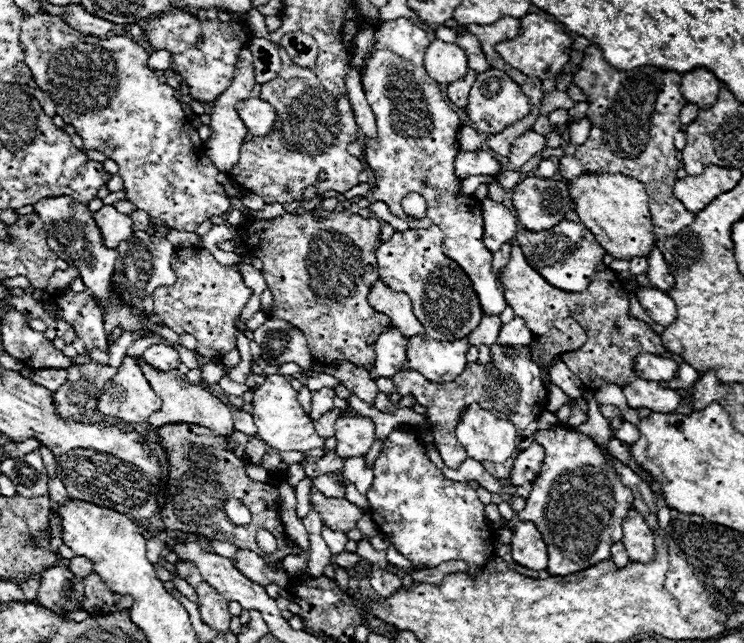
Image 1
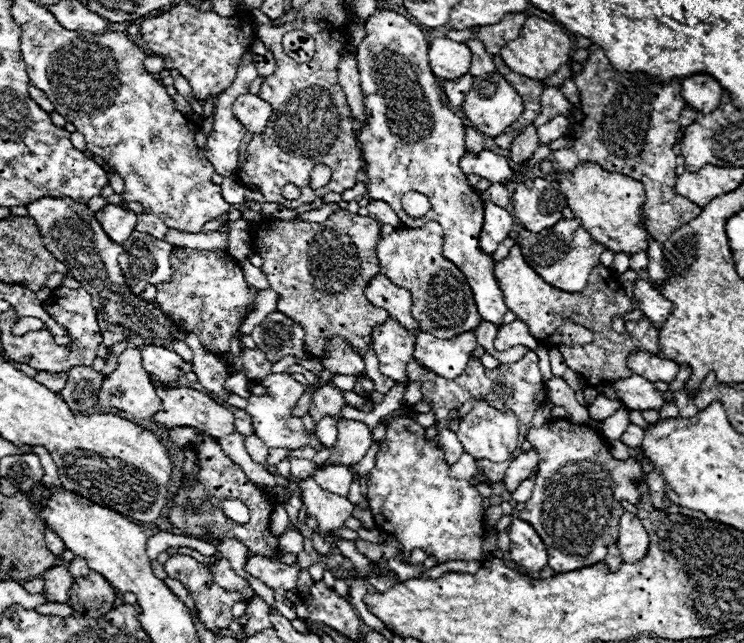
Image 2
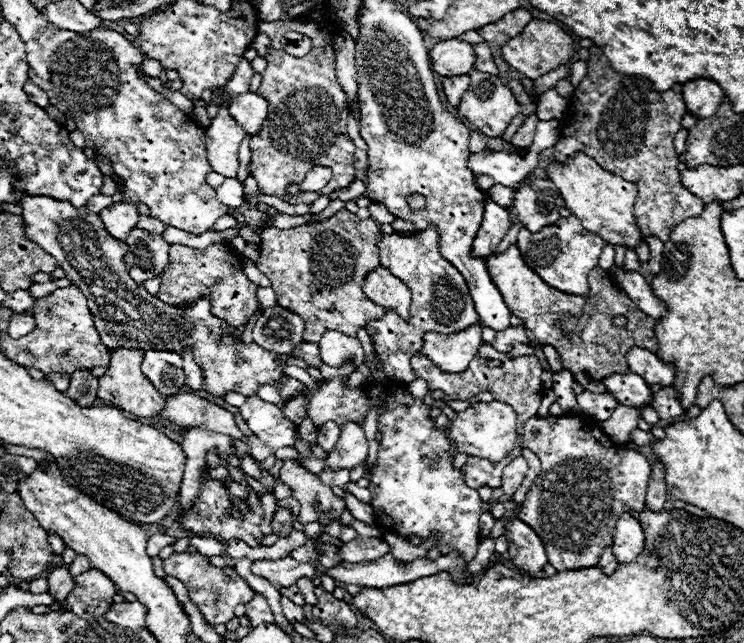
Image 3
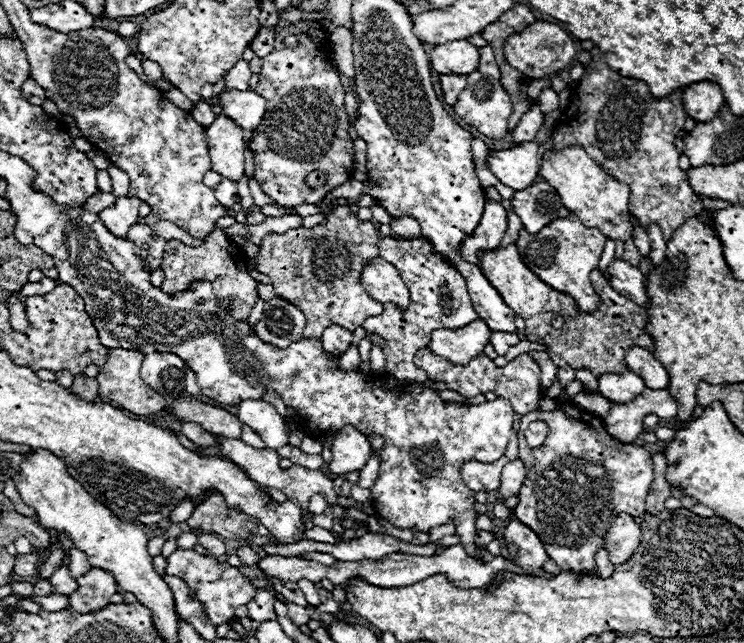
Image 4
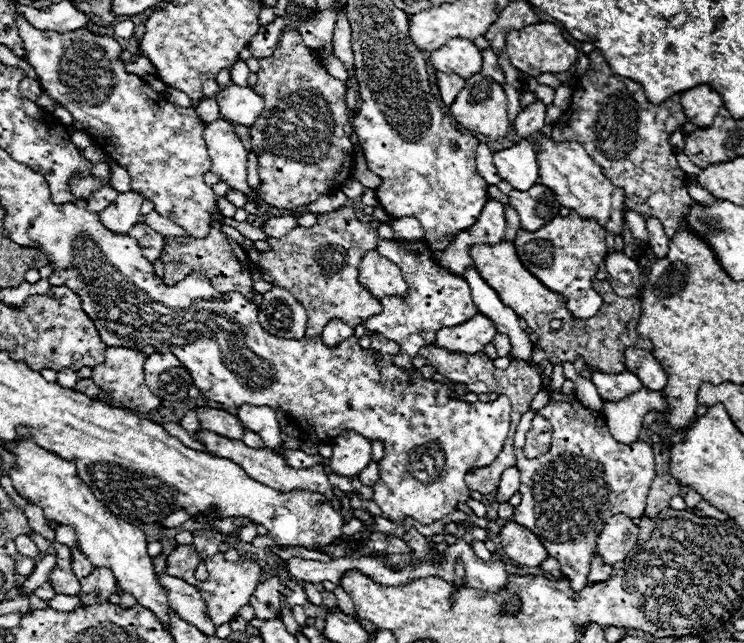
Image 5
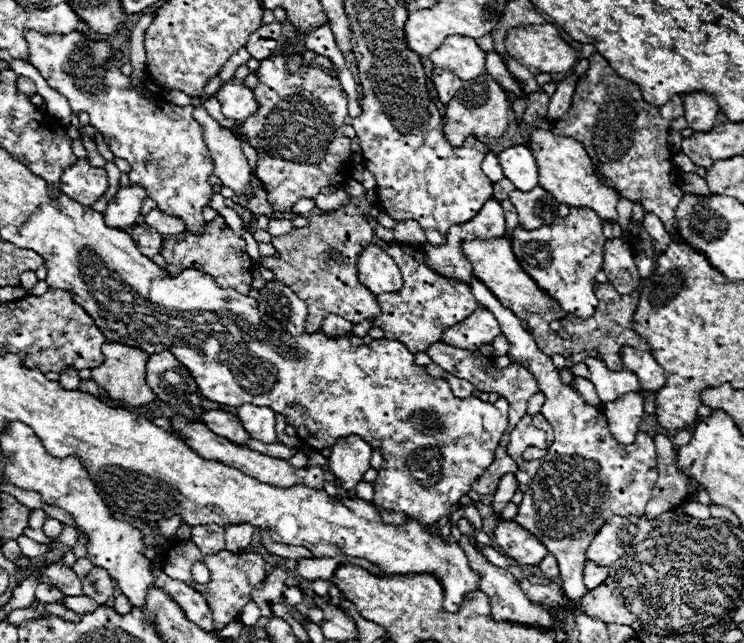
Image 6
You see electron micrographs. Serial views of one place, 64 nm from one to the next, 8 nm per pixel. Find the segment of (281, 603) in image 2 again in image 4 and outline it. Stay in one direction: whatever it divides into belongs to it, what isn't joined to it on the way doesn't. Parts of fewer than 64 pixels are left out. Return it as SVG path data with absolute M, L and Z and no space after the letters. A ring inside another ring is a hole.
M286 603L288 609L288 615L294 621L295 624L307 624L309 617L305 607L298 606L293 603Z

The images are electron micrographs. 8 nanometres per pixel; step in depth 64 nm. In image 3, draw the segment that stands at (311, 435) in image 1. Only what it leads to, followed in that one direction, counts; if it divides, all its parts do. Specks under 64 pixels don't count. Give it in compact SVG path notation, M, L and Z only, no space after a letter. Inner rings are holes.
M288 376L280 378L274 386L278 388L278 392L280 392L280 400L282 400L284 406L286 406L286 402L290 400L290 396L296 396L296 394L304 388L304 384L302 384L300 380L296 380L296 378L288 378ZM248 396L246 404L238 408L250 430L272 450L282 446L294 446L298 426L284 416L276 404L264 402L258 396Z

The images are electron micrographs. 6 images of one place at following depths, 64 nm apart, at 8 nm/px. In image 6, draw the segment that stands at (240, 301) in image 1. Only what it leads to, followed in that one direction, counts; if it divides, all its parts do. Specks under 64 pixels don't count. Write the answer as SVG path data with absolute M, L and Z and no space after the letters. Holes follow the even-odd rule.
M218 216L216 220L206 224L204 234L200 236L190 234L188 230L182 234L164 236L160 254L166 260L166 270L170 272L170 276L172 274L178 276L184 268L194 268L218 280L220 288L232 288L232 290L238 290L240 294L248 294L252 290L252 272L250 272L252 262L250 262L250 256L246 254L246 242L238 234L234 234L234 230L222 228L224 224L226 224L224 218Z

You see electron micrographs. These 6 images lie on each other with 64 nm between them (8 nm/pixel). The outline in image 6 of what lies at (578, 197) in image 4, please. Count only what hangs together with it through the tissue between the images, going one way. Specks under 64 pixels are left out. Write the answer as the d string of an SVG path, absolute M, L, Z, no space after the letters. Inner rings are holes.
M534 128L530 132L528 146L530 146L530 150L532 150L532 154L534 154L536 162L538 162L540 186L544 190L548 190L560 204L576 206L576 208L590 208L600 216L602 222L614 224L618 220L616 204L620 200L620 194L618 194L618 190L608 188L608 186L604 186L600 182L590 156L586 154L584 146L578 140L560 138L560 136L554 136L548 130Z

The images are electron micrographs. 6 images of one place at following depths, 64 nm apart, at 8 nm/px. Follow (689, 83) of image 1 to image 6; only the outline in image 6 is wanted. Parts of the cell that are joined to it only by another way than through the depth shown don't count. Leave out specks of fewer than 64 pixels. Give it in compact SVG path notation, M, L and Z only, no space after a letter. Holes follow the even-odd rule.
M694 92L684 94L682 102L684 102L684 118L688 120L690 128L694 128L694 132L710 132L716 114L720 112L716 98L704 92Z

